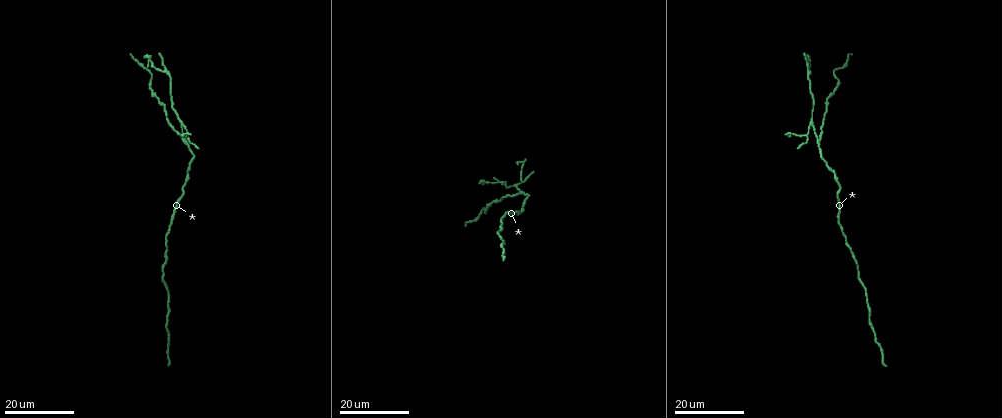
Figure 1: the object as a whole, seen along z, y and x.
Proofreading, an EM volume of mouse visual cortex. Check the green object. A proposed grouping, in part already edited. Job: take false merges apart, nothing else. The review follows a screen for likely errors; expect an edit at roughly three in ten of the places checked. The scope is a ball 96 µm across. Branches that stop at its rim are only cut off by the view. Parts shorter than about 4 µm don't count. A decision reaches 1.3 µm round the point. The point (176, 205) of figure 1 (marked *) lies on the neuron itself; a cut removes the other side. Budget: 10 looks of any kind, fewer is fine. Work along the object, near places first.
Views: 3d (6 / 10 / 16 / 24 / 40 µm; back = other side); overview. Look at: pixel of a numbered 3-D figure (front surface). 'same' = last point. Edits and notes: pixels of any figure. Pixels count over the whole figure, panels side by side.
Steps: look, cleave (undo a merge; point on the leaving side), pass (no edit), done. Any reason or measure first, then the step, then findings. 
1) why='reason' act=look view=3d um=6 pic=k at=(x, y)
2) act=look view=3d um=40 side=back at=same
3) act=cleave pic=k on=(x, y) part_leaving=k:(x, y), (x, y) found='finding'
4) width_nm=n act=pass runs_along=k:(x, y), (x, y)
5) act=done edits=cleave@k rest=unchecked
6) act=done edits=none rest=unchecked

why='branch point' act=look view=3d um=24 pic=1 at=(810, 124)

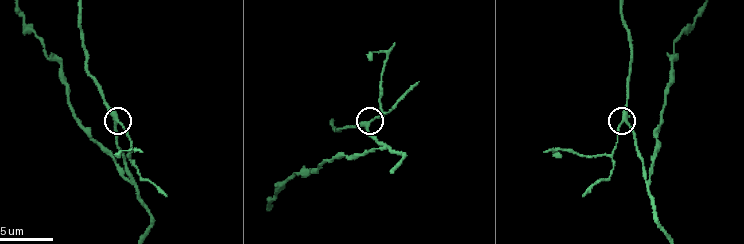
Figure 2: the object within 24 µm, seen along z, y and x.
act=look view=3d um=6 pic=2 at=(118, 121)

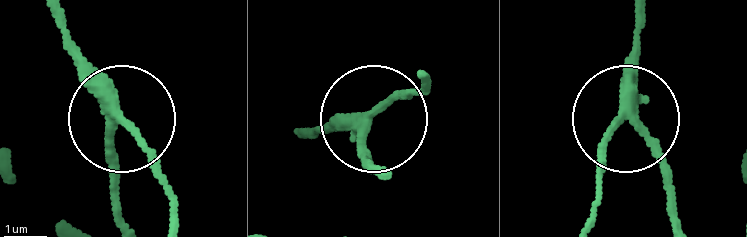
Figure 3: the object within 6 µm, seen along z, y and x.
side_arm_um=12 act=pass runs_along=3:(678, 222), (664, 158), (628, 122), (610, 136), (596, 197) found='continuous, no second neuron'

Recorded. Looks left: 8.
why='calibre changes' act=look view=3d um=16 pic=1 at=(521, 211)

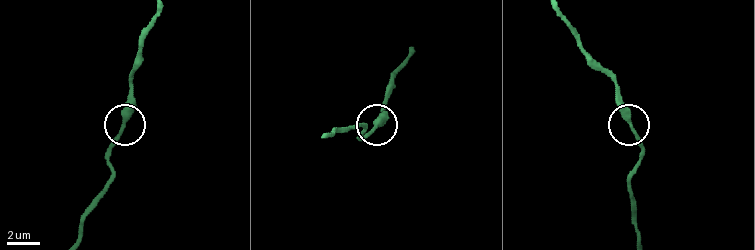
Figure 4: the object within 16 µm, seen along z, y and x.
why='zoom in' act=look view=3d um=6 pic=4 at=(125, 125)

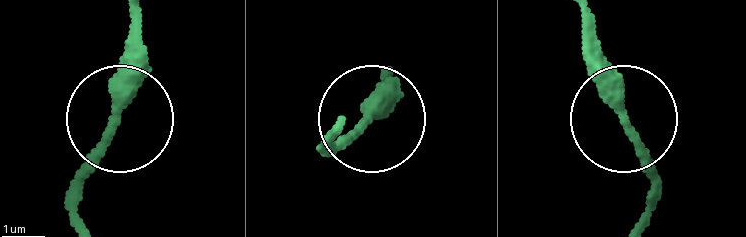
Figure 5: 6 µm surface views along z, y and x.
act=pass runs_along=5:(636, 227), (650, 163), (622, 120), (589, 27) found='all the same neuron'

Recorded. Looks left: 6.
why='sudden change in width' act=look view=3d um=10 pic=2 at=(391, 173)

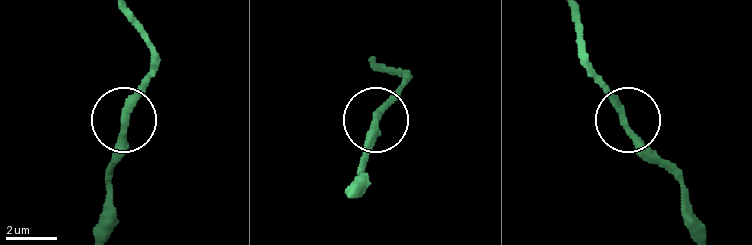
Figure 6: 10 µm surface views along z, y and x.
act=pass found='one neuron here'

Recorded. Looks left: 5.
why='three arms meet' act=look view=3d um=6 pic=2 at=(643, 172)

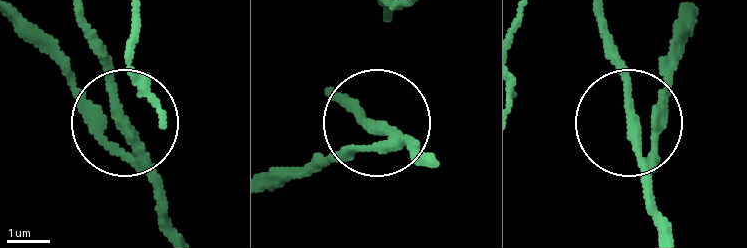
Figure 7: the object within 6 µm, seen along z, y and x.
arms=3 act=cleave pic=7 on=(90, 127) part_leaving=7:(137, 158), (22, 22) found='a second neuron is stuck on'

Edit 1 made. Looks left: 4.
why='redraw' act=look view=overview

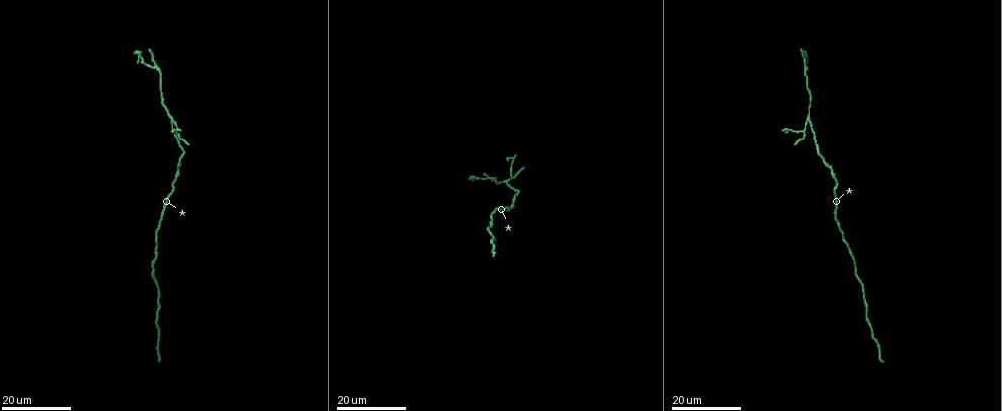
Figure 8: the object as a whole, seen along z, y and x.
why='two arms in line, one across' act=look view=3d um=16 pic=8 at=(178, 129)

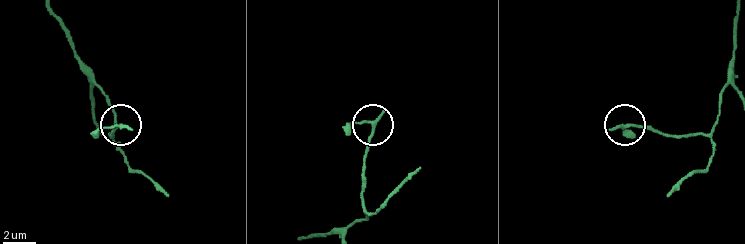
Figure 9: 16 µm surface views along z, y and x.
act=look view=3d um=10 pic=9 at=(626, 127)

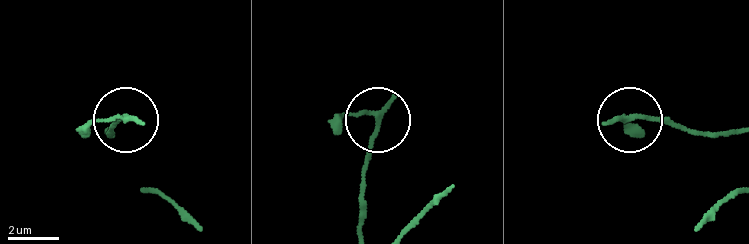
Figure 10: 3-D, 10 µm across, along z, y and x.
act=pass runs_along=10:(358, 228), (358, 190), (375, 119), (352, 112), (334, 129) found='all the same neuron'

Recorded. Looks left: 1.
act=done edits=cleave@7 rest=unchecked

